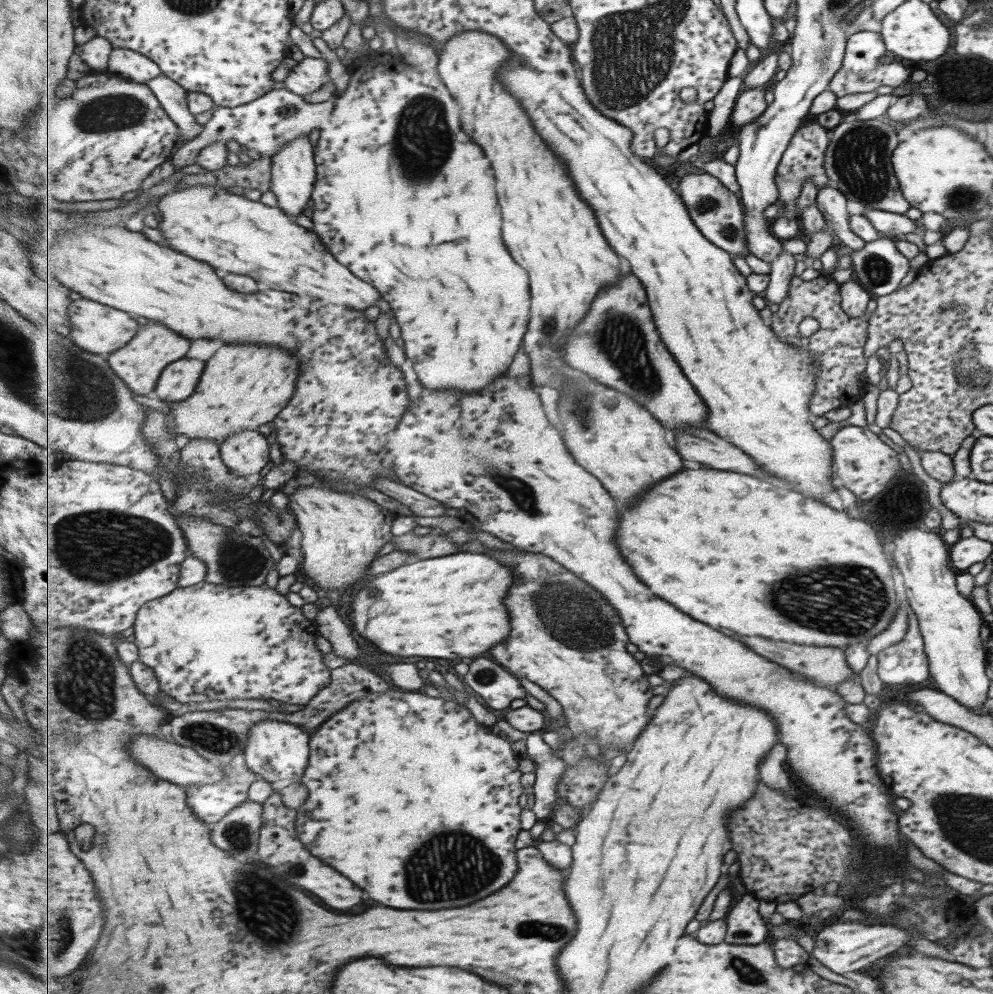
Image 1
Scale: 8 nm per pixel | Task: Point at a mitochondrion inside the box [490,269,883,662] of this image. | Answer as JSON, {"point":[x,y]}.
{"point":[575,620]}

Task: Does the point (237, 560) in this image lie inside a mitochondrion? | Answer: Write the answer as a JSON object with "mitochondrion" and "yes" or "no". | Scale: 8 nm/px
{"mitochondrion":"yes"}

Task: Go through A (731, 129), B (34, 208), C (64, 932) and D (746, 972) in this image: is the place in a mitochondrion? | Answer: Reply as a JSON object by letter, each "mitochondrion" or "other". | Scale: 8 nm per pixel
{"A":"other","B":"other","C":"mitochondrion","D":"mitochondrion"}

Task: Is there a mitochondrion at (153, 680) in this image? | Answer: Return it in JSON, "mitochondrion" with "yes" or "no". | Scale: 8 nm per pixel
{"mitochondrion":"no"}

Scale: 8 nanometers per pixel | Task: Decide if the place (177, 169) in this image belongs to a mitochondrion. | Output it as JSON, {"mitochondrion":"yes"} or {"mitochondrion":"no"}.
{"mitochondrion":"no"}

